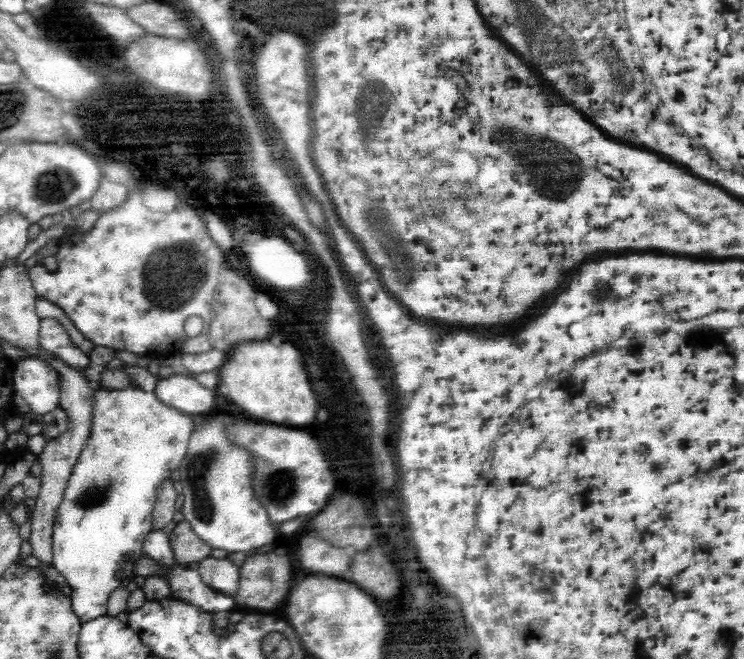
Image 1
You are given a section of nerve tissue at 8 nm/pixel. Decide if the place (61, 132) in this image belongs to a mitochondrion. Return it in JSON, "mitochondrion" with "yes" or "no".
{"mitochondrion":"no"}

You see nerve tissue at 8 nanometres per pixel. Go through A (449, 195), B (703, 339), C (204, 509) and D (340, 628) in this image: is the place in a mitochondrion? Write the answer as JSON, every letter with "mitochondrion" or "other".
{"A":"other","B":"other","C":"mitochondrion","D":"mitochondrion"}

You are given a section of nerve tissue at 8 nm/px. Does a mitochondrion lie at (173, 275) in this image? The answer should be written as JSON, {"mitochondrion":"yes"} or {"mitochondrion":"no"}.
{"mitochondrion":"yes"}

